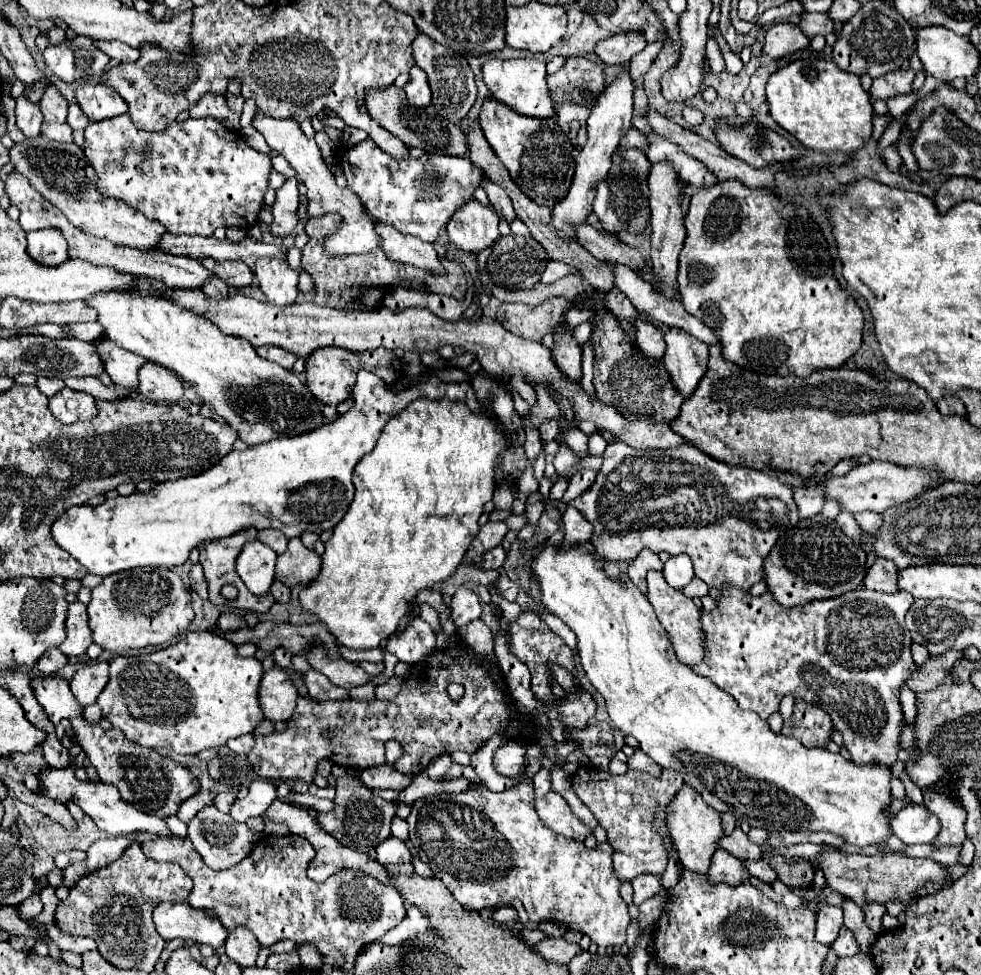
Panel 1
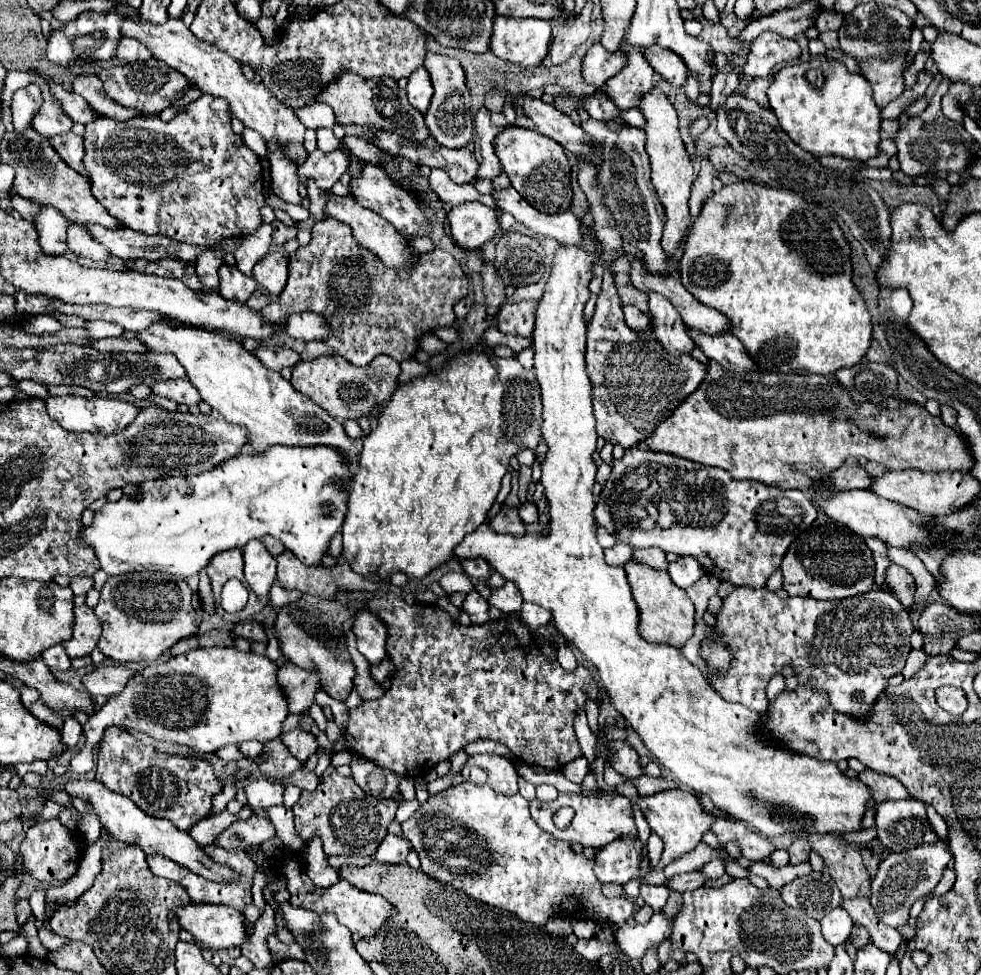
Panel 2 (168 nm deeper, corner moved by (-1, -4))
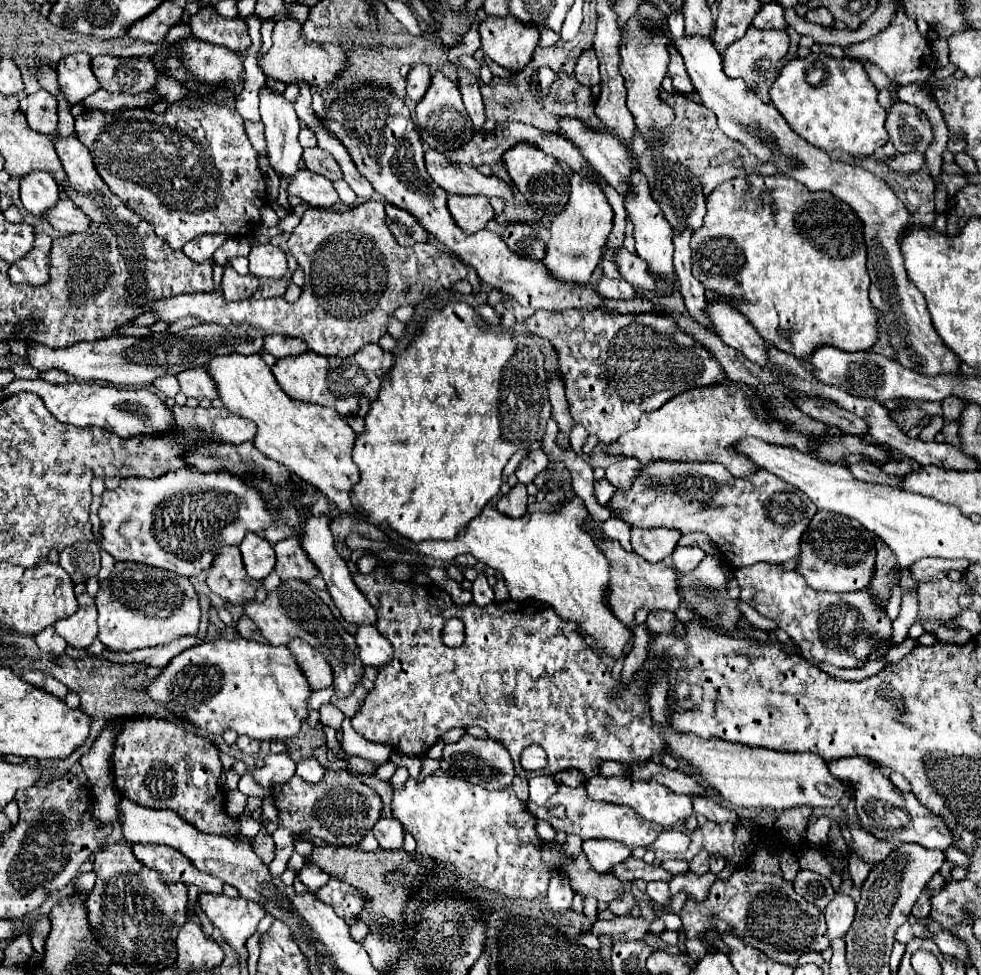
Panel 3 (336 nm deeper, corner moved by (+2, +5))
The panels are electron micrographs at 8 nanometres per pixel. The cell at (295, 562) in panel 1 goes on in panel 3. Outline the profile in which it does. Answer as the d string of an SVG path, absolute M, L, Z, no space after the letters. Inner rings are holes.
M289 537L285 541L275 543L275 553L277 553L275 573L283 581L287 581L287 579L309 581L311 577L315 577L319 573L317 567L309 561L307 553L299 547L297 537Z

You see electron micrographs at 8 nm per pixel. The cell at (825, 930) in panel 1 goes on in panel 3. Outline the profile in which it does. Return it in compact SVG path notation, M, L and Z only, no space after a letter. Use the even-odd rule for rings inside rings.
M837 893L835 899L825 909L829 939L845 937L845 933L849 931L849 927L853 923L853 915L855 915L855 903L853 903L853 899L849 895Z

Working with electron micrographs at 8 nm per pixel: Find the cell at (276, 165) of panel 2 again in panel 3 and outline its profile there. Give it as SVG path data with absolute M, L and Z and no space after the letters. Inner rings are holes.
M263 87L259 91L259 99L261 99L261 121L265 125L269 163L281 177L291 181L291 175L295 175L299 171L299 161L301 161L301 153L303 153L303 147L297 141L297 135L299 135L299 129L301 129L299 117L293 109L293 103L285 101L283 95L273 93L269 87Z

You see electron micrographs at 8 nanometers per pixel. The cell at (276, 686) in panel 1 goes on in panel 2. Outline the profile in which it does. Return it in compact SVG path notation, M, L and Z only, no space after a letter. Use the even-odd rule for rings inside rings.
M290 662L280 666L278 682L288 698L292 714L304 714L312 706L316 692L322 688L316 672L302 670Z

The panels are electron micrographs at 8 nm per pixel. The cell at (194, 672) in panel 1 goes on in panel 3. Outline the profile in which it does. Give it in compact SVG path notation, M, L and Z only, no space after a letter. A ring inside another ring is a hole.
M247 639L235 641L205 641L197 647L191 647L169 661L165 669L155 677L155 681L147 687L147 697L165 707L185 707L183 717L201 731L207 731L209 737L219 737L227 729L237 731L239 735L247 735L253 739L287 739L299 733L301 723L307 717L307 699L311 689L307 679L303 677L299 665L285 645L269 645Z

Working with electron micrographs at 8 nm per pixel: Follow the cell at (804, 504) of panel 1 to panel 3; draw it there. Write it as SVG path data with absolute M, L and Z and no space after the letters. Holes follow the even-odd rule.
M857 461L849 465L849 471L853 473L855 479L859 481L869 481L869 483L885 483L891 487L899 487L901 479L897 475L889 475L885 471L879 469L879 465L871 463L871 461Z

